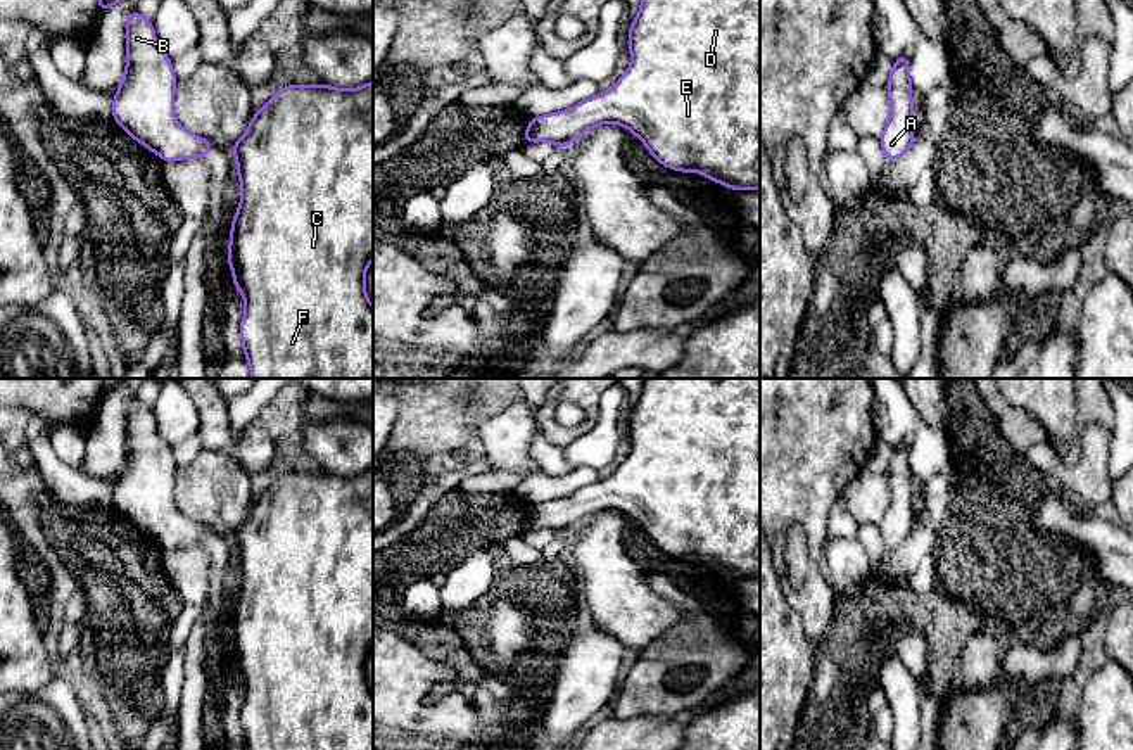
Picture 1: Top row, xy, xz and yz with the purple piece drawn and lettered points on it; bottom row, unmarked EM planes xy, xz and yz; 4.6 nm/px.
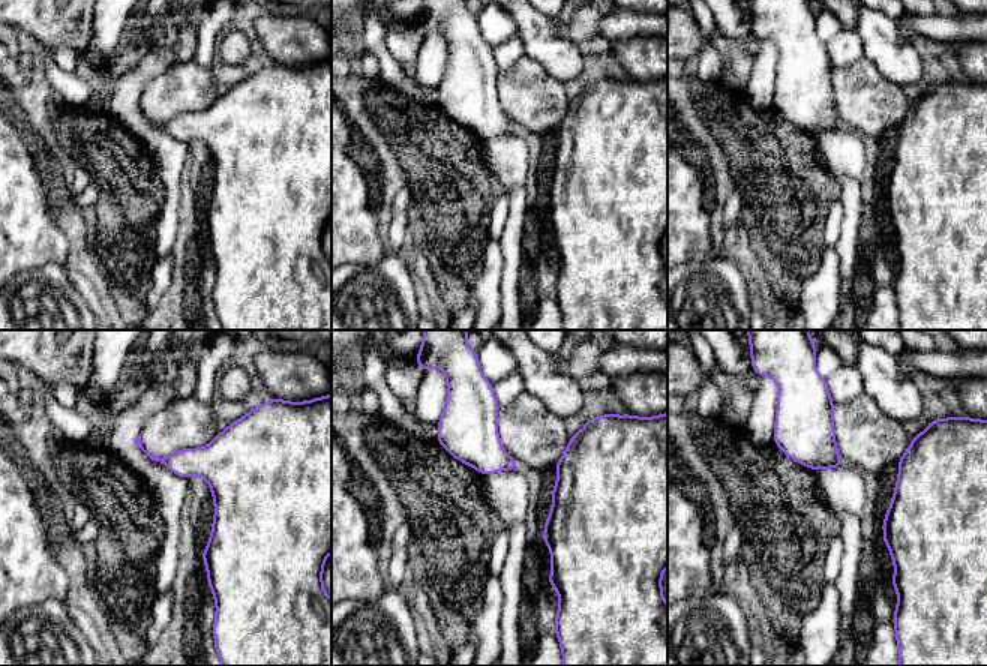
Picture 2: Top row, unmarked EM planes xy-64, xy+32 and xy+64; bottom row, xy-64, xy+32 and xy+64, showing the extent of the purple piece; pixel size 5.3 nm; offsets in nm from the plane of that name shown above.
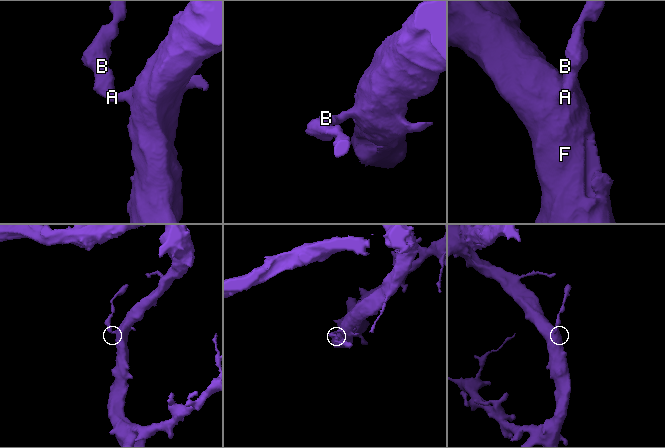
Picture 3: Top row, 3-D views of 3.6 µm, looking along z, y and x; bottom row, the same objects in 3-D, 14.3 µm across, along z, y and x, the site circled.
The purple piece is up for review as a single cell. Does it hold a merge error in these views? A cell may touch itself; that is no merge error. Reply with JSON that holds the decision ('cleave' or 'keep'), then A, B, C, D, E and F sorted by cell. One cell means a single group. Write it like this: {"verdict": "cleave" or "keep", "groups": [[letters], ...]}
{"verdict": "keep", "groups": [["A", "B", "C", "D", "E", "F"]]}

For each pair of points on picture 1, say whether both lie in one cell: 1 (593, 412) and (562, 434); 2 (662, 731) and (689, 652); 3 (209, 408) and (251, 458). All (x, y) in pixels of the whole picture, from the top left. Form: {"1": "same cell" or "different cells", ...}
{"1": "same cell", "2": "different cells", "3": "same cell"}

